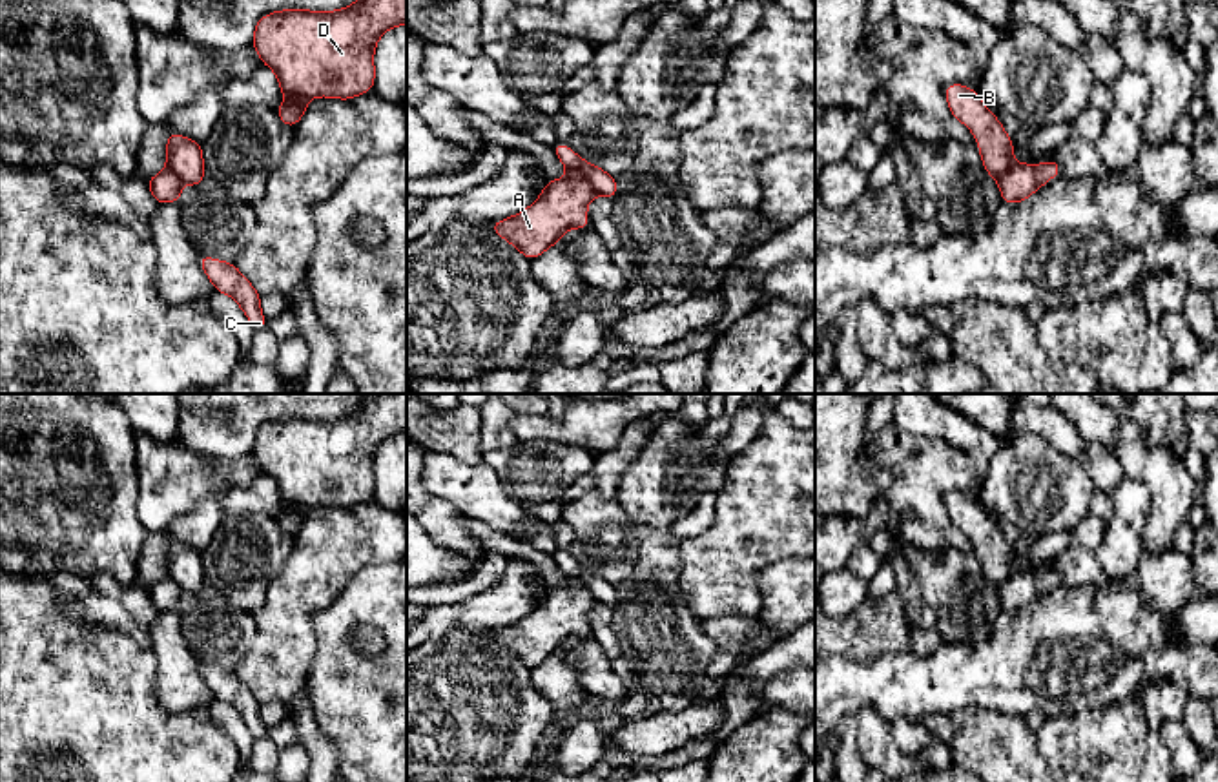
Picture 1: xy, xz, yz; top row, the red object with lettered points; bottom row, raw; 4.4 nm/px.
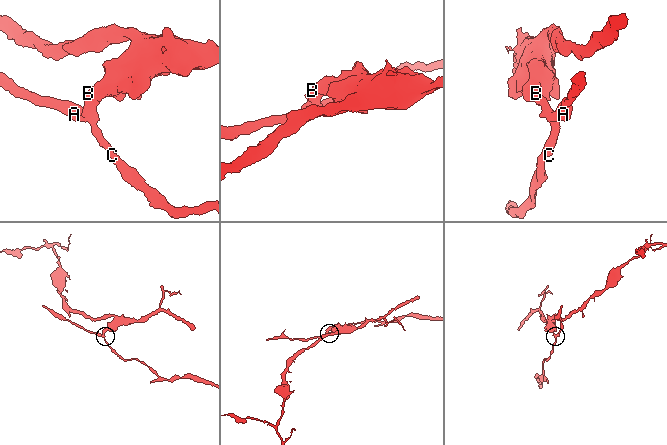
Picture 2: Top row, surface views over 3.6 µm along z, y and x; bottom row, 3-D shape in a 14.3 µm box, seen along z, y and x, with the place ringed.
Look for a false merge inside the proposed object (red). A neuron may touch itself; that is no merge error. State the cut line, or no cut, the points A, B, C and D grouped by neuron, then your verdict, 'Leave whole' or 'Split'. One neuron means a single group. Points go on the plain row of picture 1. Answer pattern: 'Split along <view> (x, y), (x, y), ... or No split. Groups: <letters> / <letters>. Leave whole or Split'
Split along xz (569, 576), (577, 578), (598, 602). Groups: A C / B D. Split

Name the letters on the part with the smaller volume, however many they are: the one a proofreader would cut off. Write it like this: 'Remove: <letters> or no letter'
Remove: A, C

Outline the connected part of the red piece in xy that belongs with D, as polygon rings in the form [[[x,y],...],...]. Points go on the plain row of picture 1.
[[[366,394],[359,408],[337,419],[283,417],[261,425],[252,454],[279,489],[284,510],[275,521],[281,530],[297,534],[310,507],[350,509],[372,499],[376,452],[396,434],[407,434],[407,394]]]

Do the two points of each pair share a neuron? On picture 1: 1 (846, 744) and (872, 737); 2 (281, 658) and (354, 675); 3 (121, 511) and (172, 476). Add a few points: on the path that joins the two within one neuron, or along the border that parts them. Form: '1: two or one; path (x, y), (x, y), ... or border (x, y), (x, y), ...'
1: two; border (857, 719), (857, 748), (867, 762)
2: two; border (310, 622), (316, 633), (316, 653), (307, 689)
3: two; border (137, 456), (137, 518), (146, 533)

